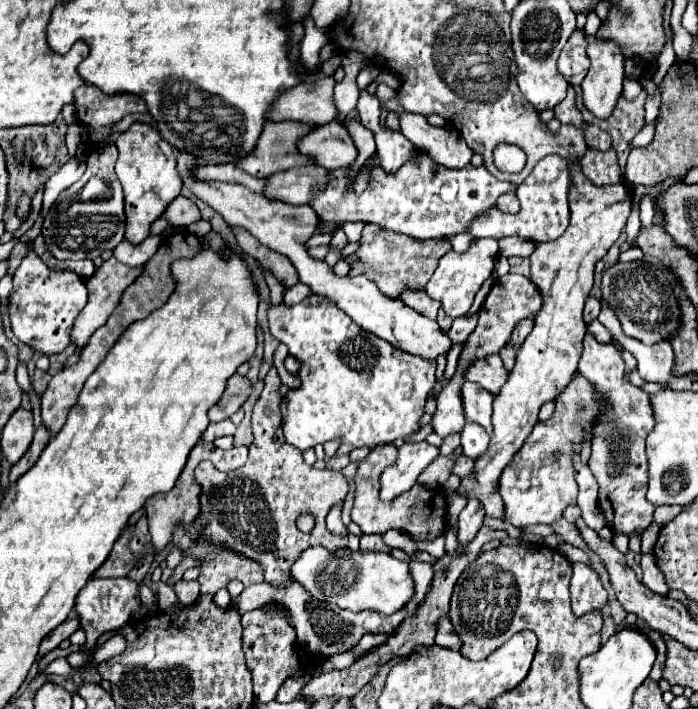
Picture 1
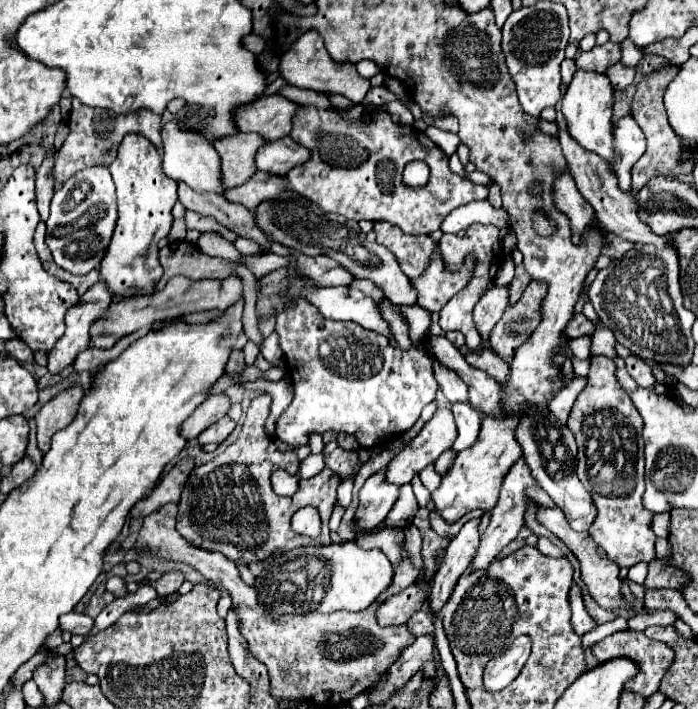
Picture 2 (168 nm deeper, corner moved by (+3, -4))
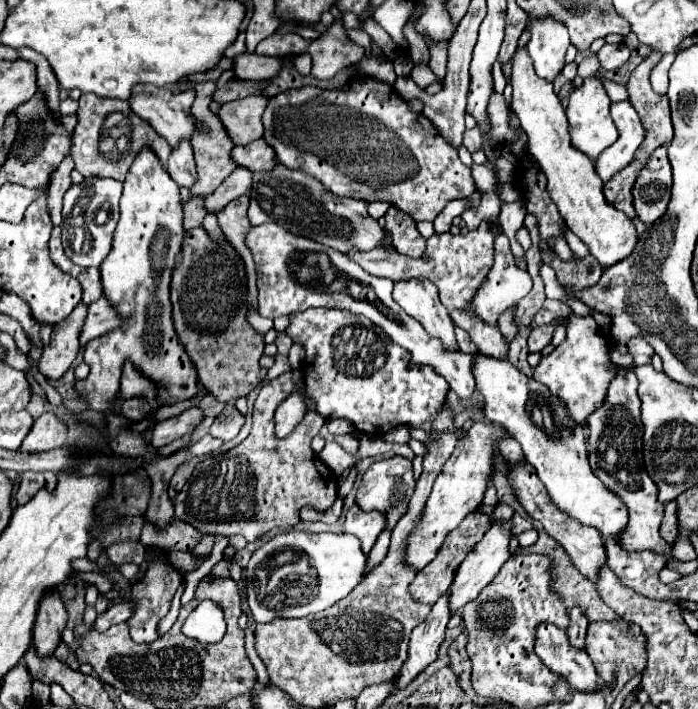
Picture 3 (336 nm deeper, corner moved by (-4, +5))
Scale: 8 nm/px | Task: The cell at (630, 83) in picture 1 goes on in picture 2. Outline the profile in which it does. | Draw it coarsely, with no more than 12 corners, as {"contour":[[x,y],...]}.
{"contour":[[612,64],[606,70],[616,90],[626,90],[634,82],[636,68]]}

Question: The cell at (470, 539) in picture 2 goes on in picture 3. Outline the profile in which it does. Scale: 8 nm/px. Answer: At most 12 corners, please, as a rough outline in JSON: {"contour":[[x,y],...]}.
{"contour":[[447,593],[413,629],[395,689],[407,687],[437,659],[449,613]]}

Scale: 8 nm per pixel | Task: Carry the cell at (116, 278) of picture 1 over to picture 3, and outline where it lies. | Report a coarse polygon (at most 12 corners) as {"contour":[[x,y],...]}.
{"contour":[[79,303],[53,327],[39,357],[39,373],[61,379],[79,353]]}

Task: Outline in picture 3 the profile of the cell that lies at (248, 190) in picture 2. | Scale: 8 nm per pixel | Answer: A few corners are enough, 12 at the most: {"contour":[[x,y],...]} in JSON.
{"contour":[[235,169],[207,199],[219,213],[251,189],[251,171]]}

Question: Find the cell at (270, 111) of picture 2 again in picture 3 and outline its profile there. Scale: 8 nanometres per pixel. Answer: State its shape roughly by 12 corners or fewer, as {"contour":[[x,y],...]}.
{"contour":[[267,97],[221,105],[217,117],[235,145],[263,135]]}

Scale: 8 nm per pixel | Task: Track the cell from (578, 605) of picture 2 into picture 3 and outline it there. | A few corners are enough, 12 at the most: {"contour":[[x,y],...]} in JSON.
{"contour":[[581,609],[569,611],[567,637],[575,649],[585,647],[587,617]]}

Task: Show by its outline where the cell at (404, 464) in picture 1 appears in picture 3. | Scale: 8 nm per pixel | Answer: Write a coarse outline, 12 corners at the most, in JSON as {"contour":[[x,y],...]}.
{"contour":[[347,511],[343,533],[361,541],[365,555],[381,531],[379,513]]}

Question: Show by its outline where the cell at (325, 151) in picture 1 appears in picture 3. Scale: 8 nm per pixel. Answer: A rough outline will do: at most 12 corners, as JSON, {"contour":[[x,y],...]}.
{"contour":[[263,139],[233,147],[239,167],[259,171],[275,163],[275,151]]}

